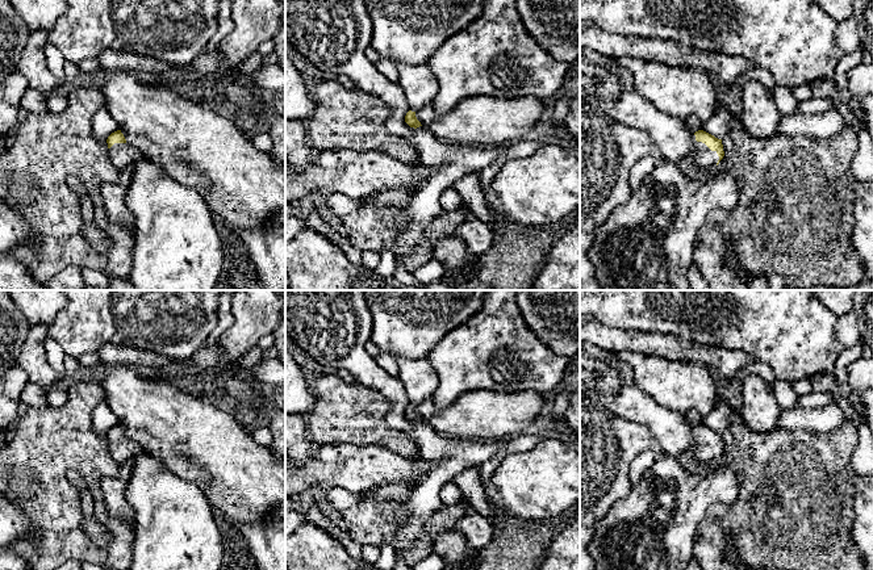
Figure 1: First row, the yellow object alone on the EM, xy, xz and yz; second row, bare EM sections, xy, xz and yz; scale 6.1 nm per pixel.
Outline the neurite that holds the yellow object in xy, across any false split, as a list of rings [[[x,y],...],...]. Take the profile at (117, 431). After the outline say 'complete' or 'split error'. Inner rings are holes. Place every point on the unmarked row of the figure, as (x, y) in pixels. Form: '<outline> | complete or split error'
[[[117,424],[112,427],[108,433],[108,443],[109,443],[109,450],[113,456],[113,458],[122,465],[130,458],[134,458],[138,456],[143,449],[141,448],[139,444],[135,441],[130,440],[121,424]]] | split error

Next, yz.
[[[580,343],[580,395],[646,426],[674,460],[693,450],[698,460],[715,462],[724,450],[722,433],[703,424],[689,426],[681,414],[657,405],[638,387],[628,364],[593,344]]] | split error

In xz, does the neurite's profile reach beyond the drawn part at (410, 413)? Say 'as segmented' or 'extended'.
extended

